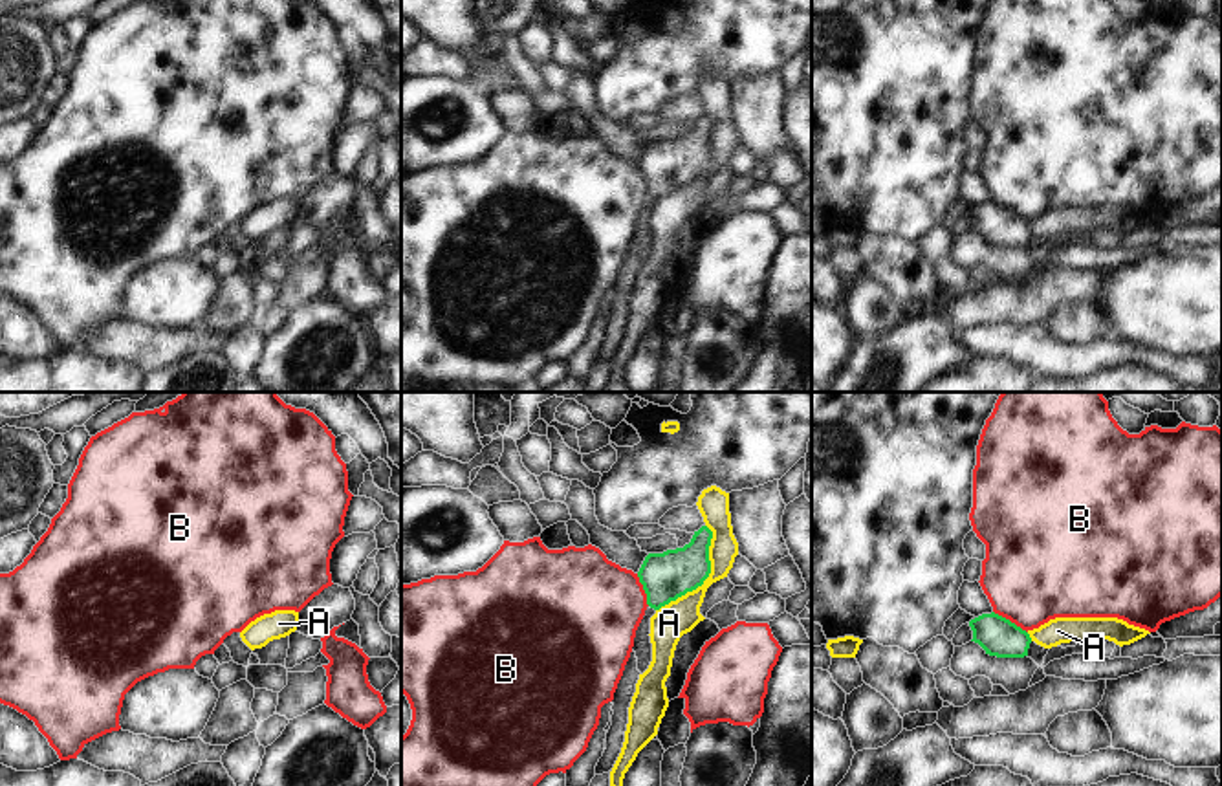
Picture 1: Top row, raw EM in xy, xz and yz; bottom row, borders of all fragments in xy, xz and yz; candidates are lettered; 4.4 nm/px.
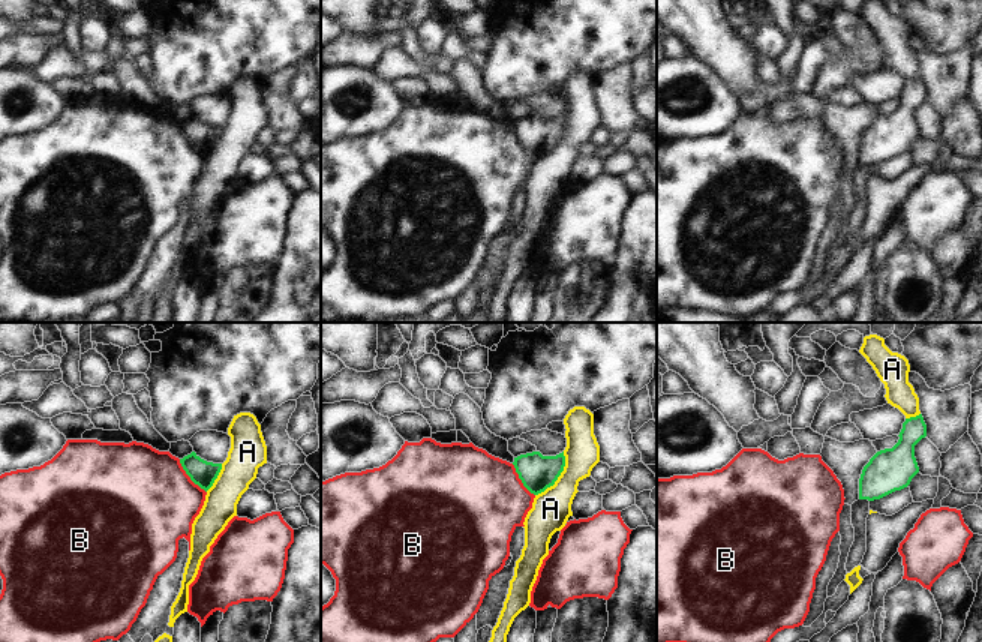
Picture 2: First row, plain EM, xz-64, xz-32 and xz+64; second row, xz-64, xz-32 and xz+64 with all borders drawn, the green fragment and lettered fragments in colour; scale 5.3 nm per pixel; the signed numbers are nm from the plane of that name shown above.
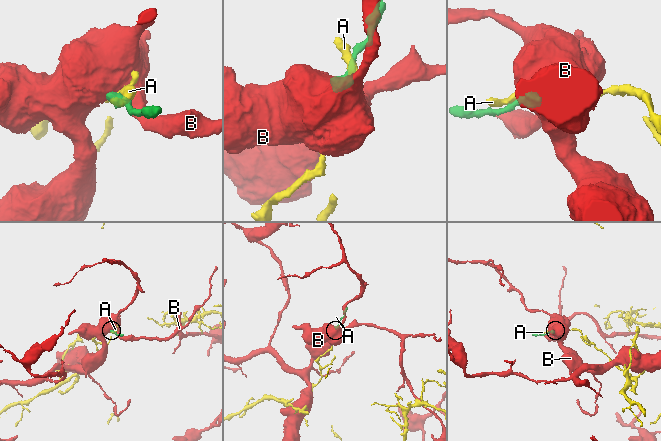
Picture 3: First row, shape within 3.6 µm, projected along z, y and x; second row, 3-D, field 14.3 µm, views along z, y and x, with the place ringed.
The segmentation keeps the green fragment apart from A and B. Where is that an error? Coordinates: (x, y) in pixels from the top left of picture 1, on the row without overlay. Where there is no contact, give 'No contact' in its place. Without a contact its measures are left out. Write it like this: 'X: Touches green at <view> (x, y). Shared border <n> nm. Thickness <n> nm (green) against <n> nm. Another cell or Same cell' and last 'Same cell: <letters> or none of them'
A: Touches green at xz (708, 165). Shared border 440 nm. Thickness 220 nm (green) against 150 nm. Another cell
B: Touches green at yz (1008, 209). Shared border 180 nm. Thickness 170 nm (green) against 460 nm. Another cell
Same cell: none of them.

